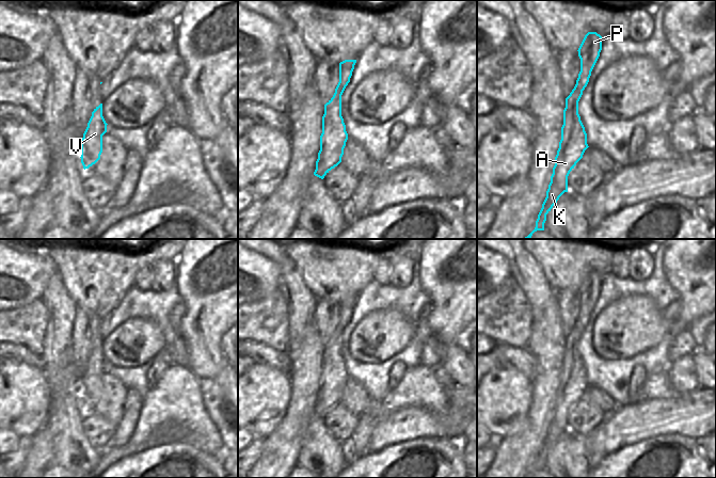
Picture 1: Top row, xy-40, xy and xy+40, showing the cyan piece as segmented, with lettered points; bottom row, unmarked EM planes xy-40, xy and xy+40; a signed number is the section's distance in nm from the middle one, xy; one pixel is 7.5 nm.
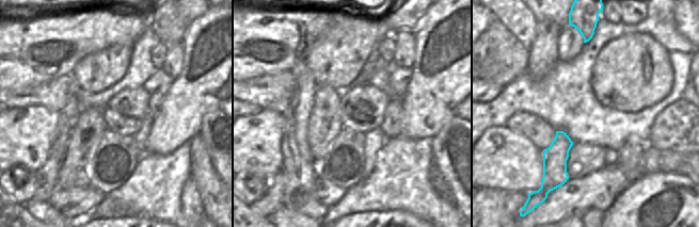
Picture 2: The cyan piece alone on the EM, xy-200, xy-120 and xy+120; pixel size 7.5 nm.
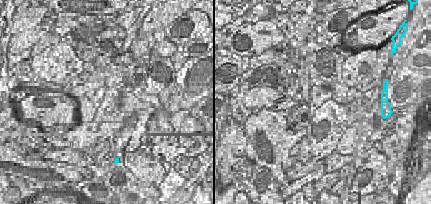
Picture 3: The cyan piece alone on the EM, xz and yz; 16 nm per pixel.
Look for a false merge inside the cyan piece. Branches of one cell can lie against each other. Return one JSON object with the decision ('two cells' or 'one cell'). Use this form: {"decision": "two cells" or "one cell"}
{"decision": "one cell"}

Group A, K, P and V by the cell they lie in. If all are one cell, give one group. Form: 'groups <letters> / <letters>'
groups A K P V

